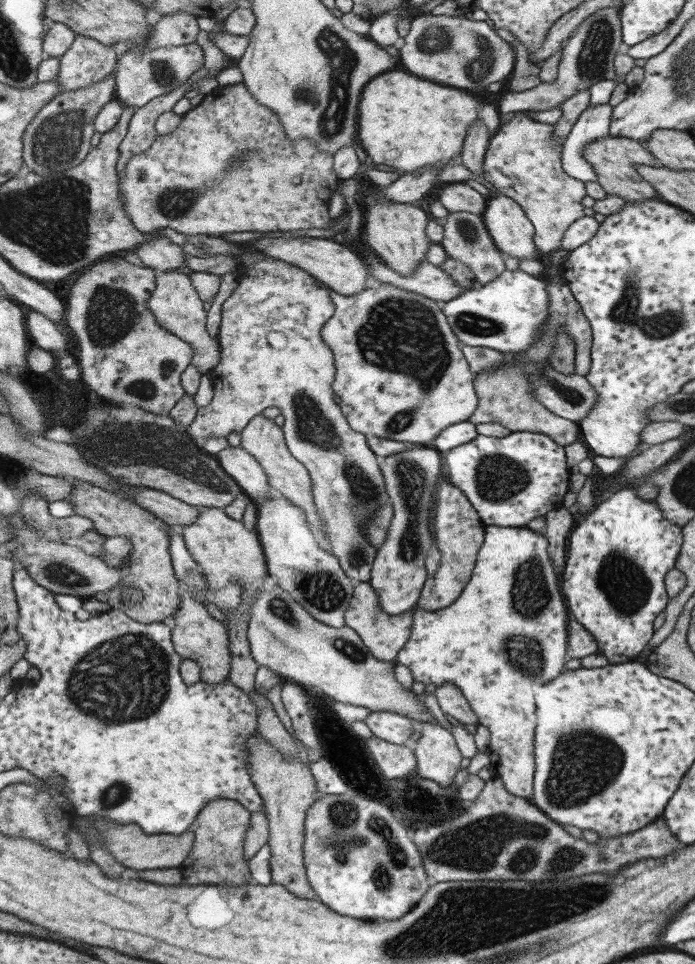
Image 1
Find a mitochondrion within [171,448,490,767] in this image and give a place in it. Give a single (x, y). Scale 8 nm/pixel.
(411, 476)

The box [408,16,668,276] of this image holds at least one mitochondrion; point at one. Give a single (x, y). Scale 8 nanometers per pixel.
(436, 40)

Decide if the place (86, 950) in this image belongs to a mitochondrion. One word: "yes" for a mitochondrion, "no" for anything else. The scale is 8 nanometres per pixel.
no

